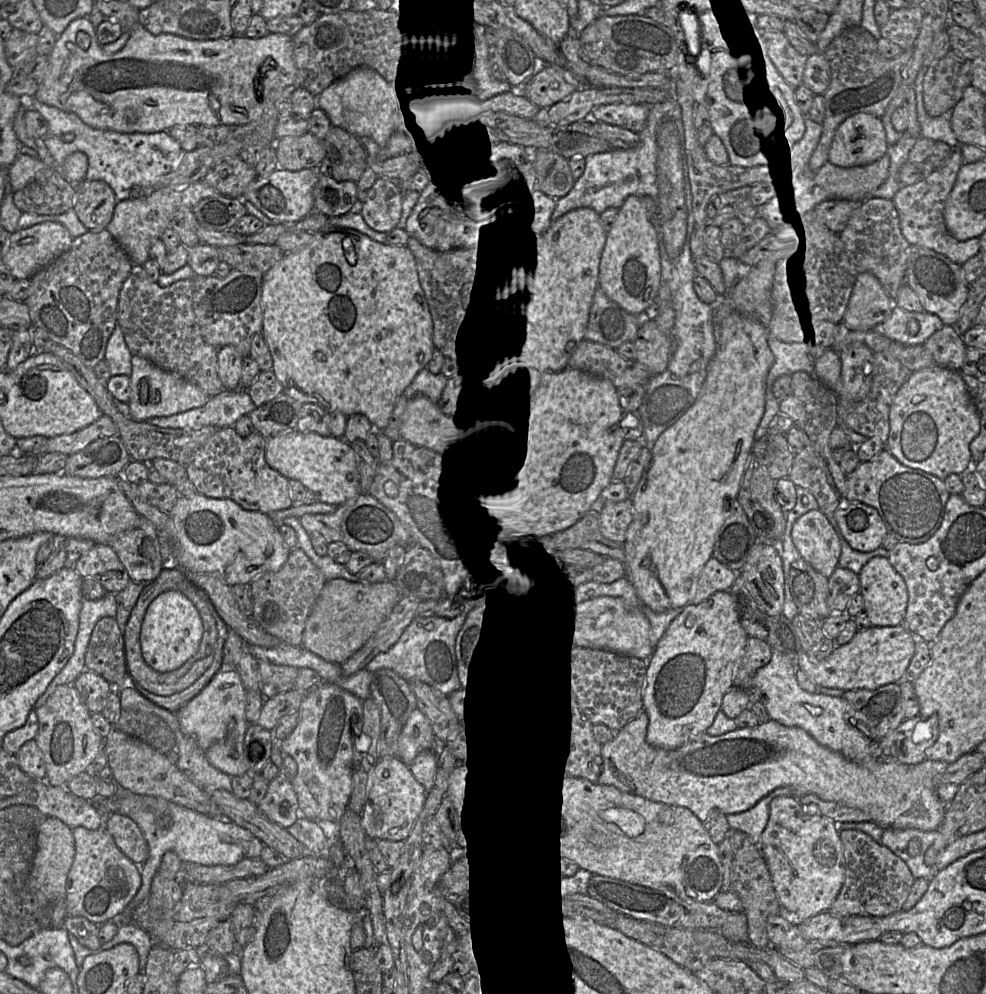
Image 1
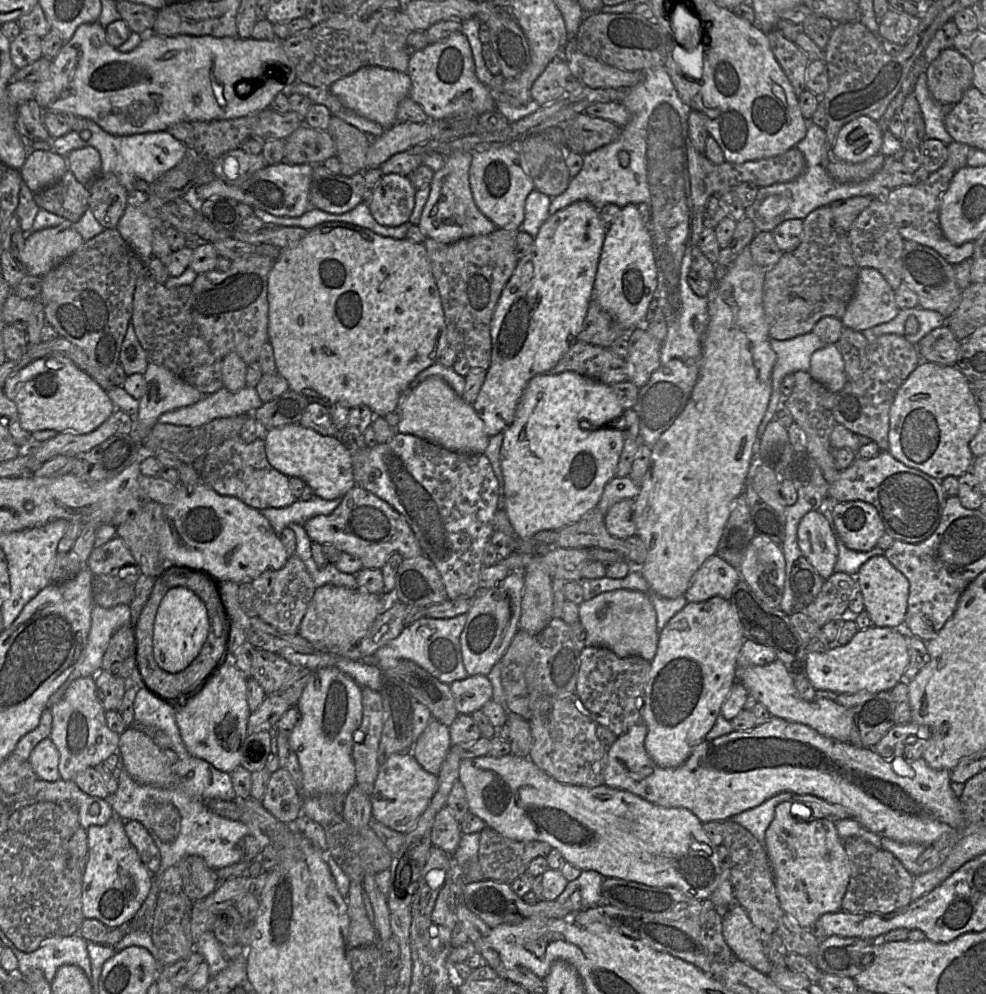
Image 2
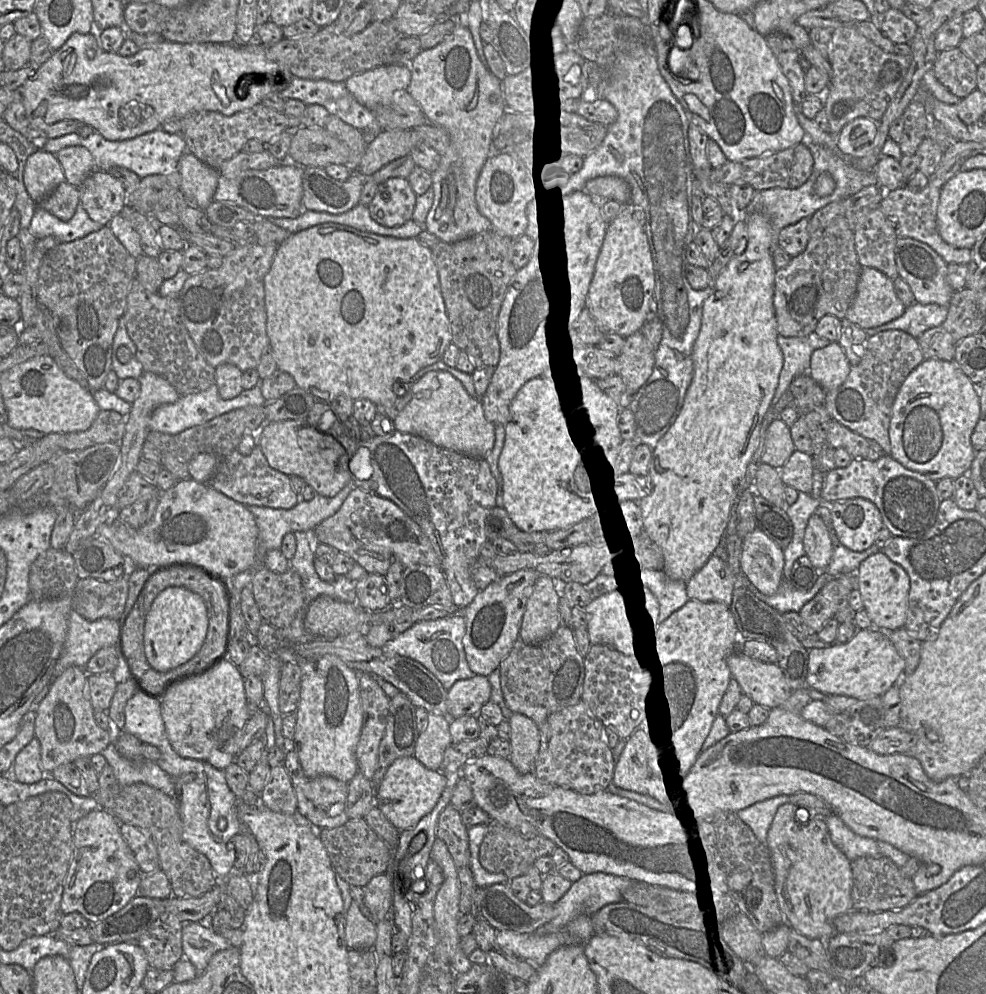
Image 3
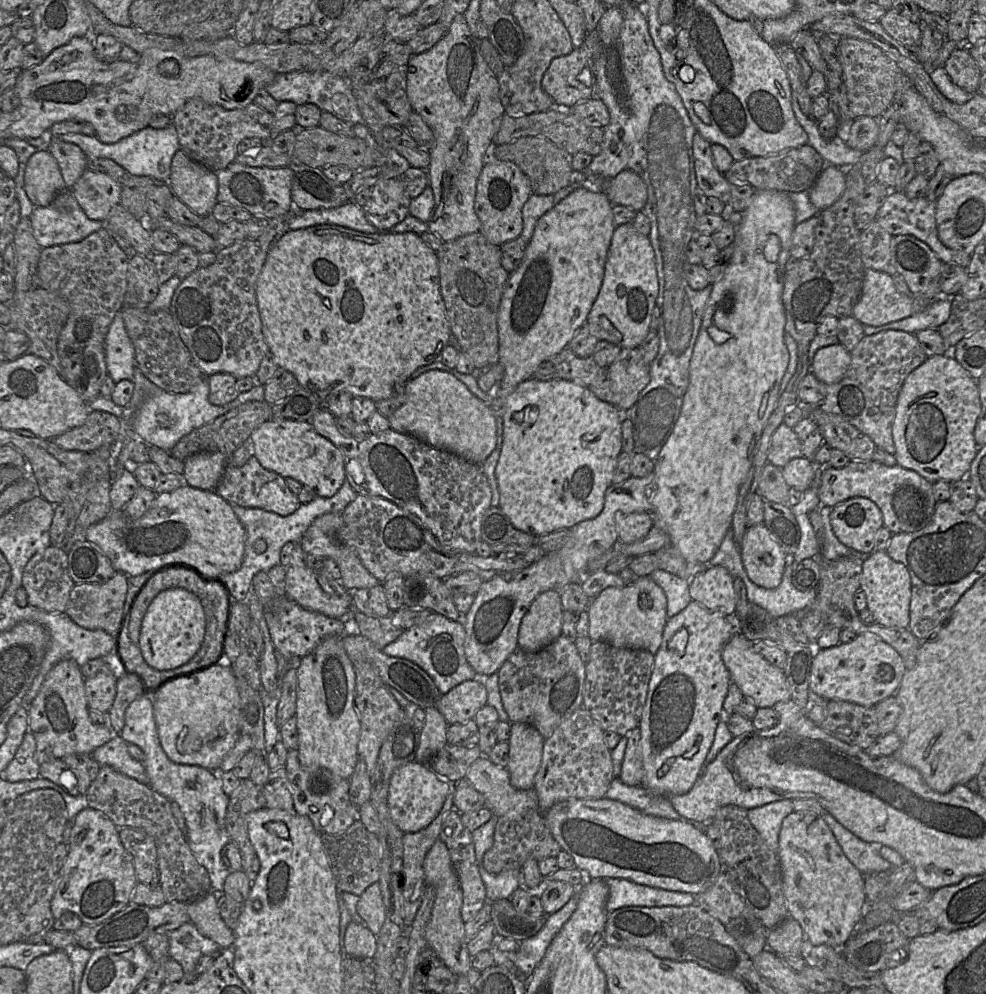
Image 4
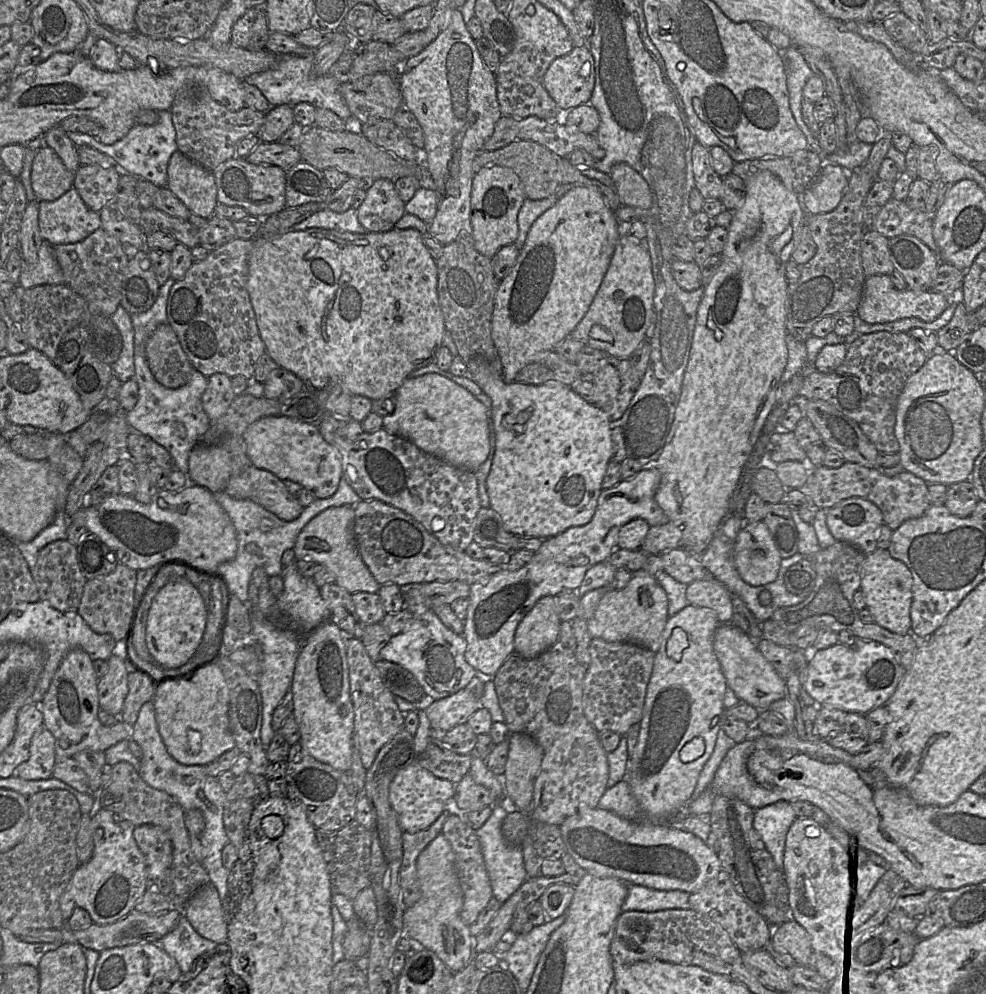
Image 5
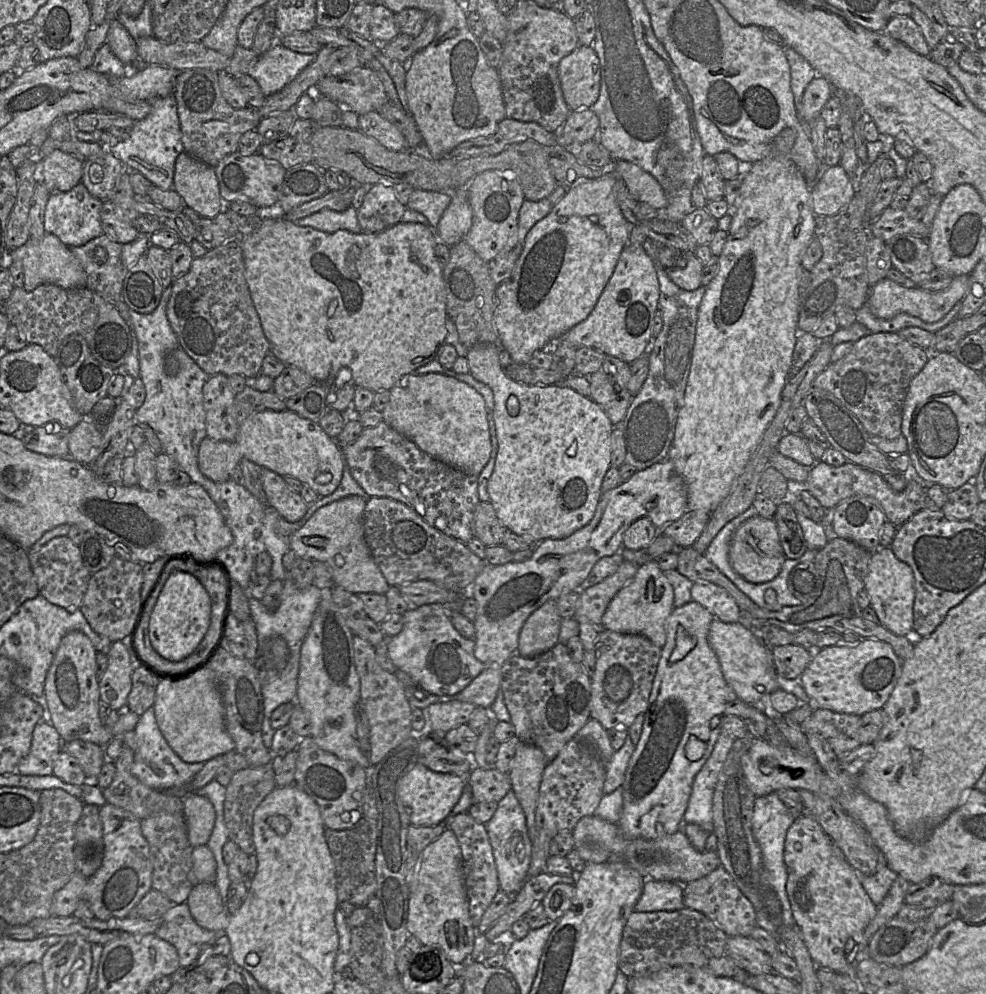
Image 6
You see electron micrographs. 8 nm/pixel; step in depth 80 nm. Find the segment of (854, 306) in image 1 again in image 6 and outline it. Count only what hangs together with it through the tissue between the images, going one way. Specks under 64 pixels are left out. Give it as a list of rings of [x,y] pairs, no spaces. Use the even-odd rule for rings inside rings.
[[[961,275],[954,277],[945,290],[928,293],[917,286],[904,286],[886,277],[870,288],[867,304],[872,314],[880,319],[888,320],[900,313],[906,313],[926,323],[933,323],[942,319],[956,303],[963,300],[968,286],[969,275]]]

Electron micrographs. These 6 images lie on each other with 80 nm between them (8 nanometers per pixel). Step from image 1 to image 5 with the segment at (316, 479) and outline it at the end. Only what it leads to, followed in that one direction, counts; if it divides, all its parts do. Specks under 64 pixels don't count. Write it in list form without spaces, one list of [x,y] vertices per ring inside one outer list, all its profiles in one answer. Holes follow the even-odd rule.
[[[267,416],[252,423],[242,437],[246,445],[246,454],[255,467],[273,473],[283,481],[290,479],[299,483],[316,498],[328,498],[337,490],[343,475],[341,454],[323,438],[316,425],[288,416]]]

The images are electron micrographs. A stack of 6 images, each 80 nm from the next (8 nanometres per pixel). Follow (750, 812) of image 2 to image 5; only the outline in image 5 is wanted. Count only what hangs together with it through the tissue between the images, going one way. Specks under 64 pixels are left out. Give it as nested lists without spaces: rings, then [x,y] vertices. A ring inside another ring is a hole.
[[[777,800],[754,810],[754,828],[776,866],[783,870],[785,837],[795,813],[785,800]]]

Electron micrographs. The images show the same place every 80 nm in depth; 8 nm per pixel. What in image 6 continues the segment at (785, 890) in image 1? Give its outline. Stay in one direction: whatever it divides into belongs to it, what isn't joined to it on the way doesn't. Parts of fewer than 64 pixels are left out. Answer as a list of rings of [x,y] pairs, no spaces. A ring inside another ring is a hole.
[[[798,816],[787,831],[784,862],[788,874],[786,891],[792,914],[816,966],[856,977],[858,965],[854,960],[857,947],[864,929],[877,913],[877,906],[865,892],[859,874],[845,859],[835,855],[830,837],[811,816]]]

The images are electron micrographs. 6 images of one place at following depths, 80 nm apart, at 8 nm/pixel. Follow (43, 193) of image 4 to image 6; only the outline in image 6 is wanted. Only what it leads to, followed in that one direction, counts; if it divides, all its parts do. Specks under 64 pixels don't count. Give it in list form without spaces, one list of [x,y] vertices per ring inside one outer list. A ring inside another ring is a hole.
[[[54,150],[40,160],[38,179],[49,193],[67,192],[81,182],[84,161]]]

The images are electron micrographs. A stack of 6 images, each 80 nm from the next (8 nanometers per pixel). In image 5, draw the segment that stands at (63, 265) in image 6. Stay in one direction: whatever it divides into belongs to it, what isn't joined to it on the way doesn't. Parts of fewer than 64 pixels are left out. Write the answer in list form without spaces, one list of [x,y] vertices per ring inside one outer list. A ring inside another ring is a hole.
[[[43,241],[38,250],[36,264],[23,263],[18,285],[30,289],[40,285],[62,285],[65,279],[62,270],[54,257],[54,246]]]

